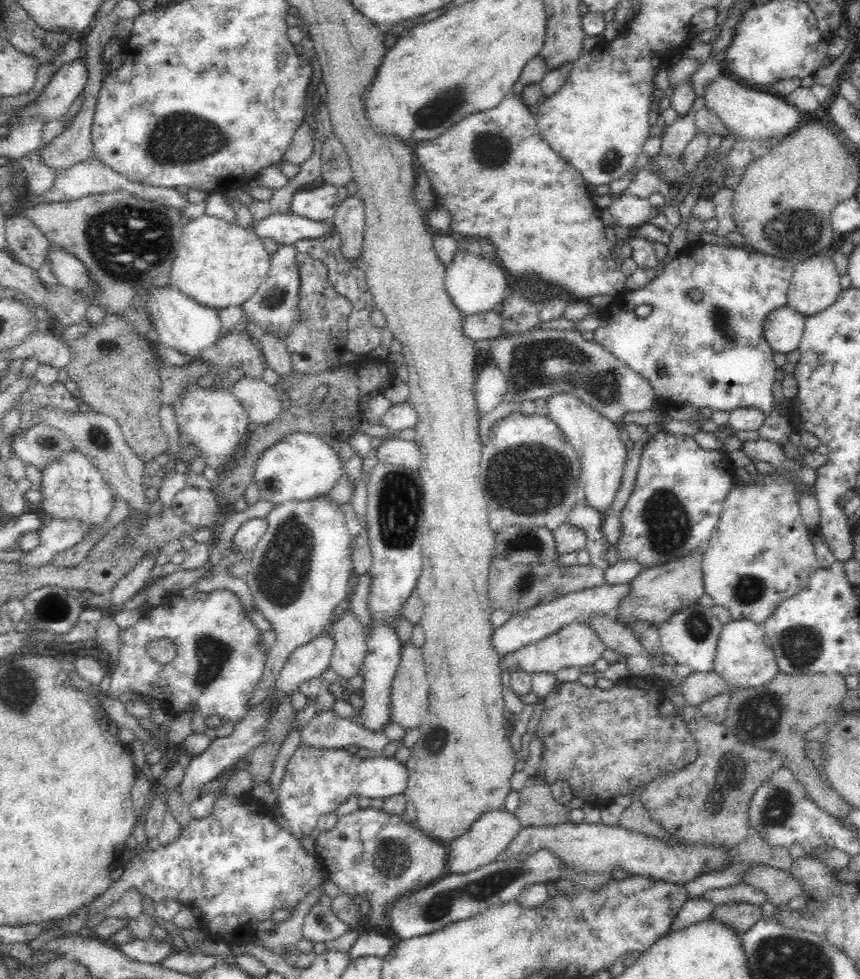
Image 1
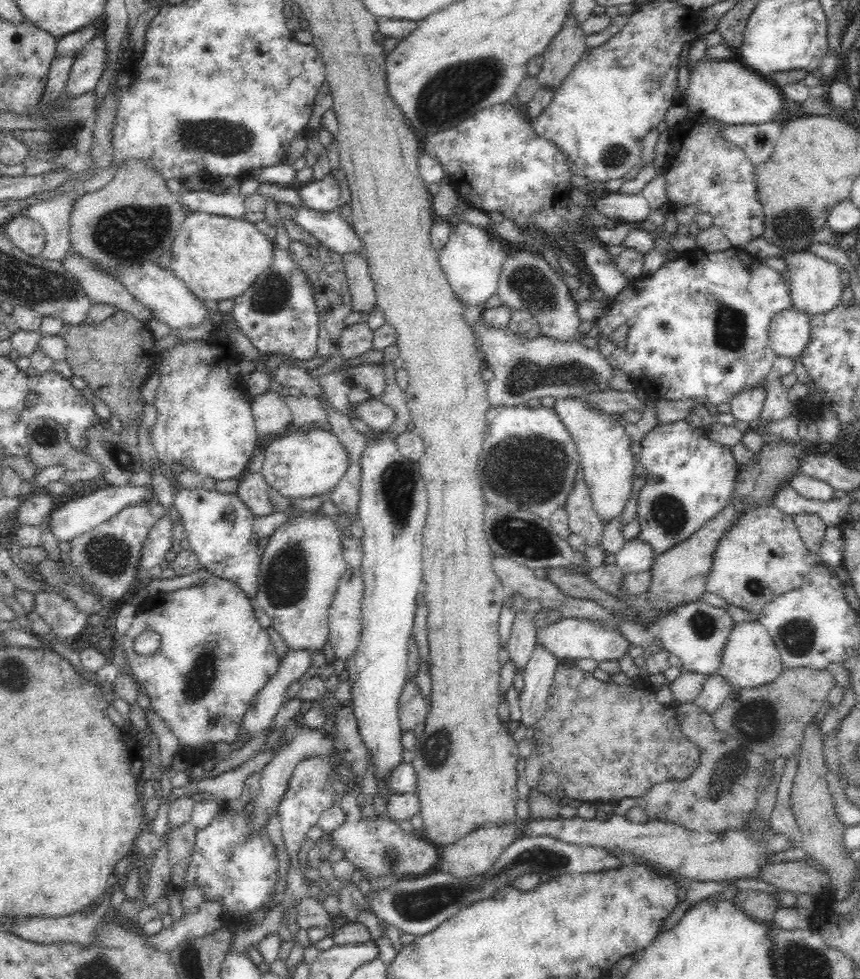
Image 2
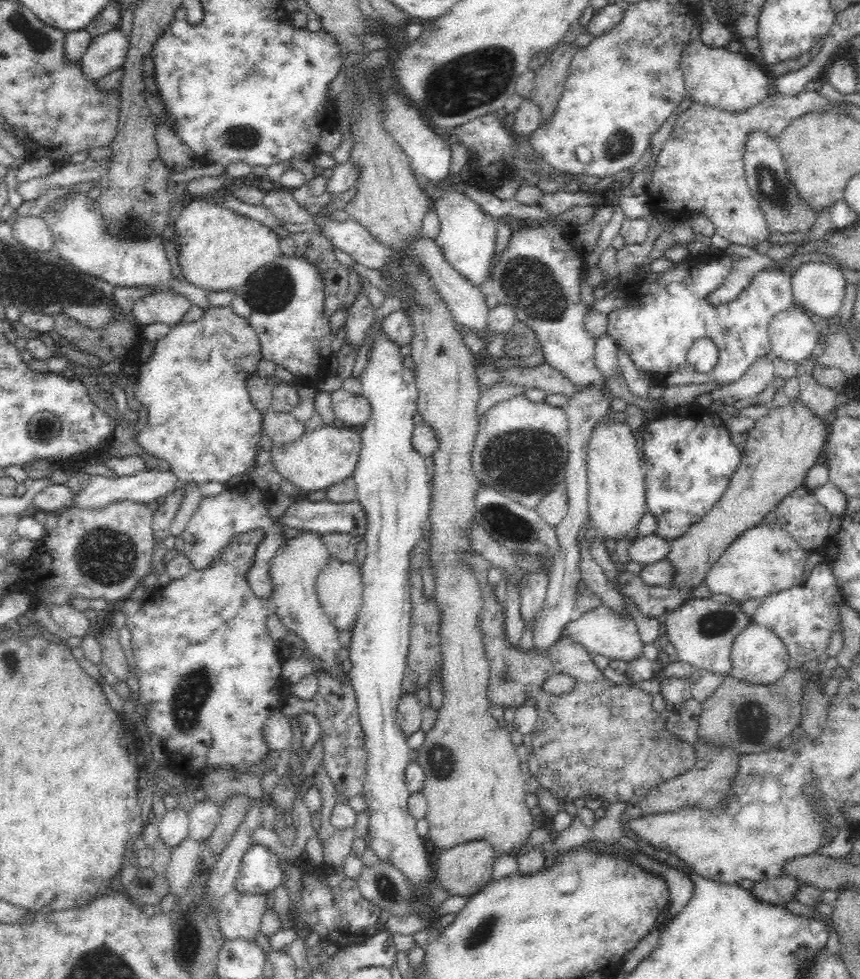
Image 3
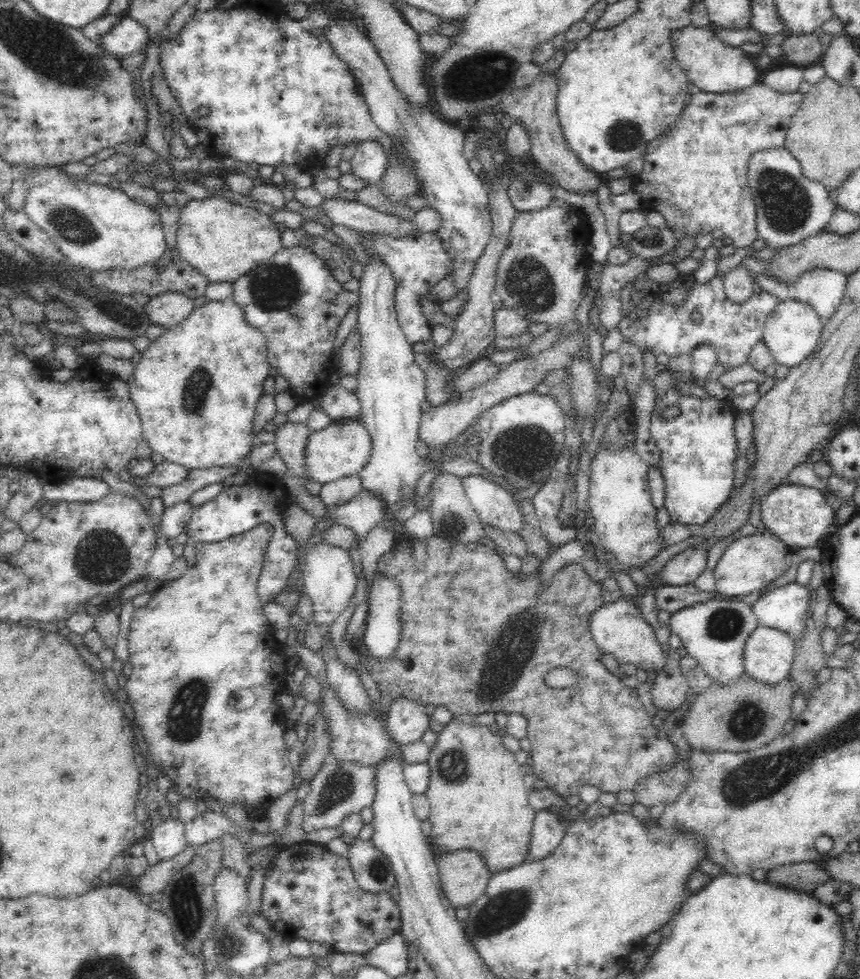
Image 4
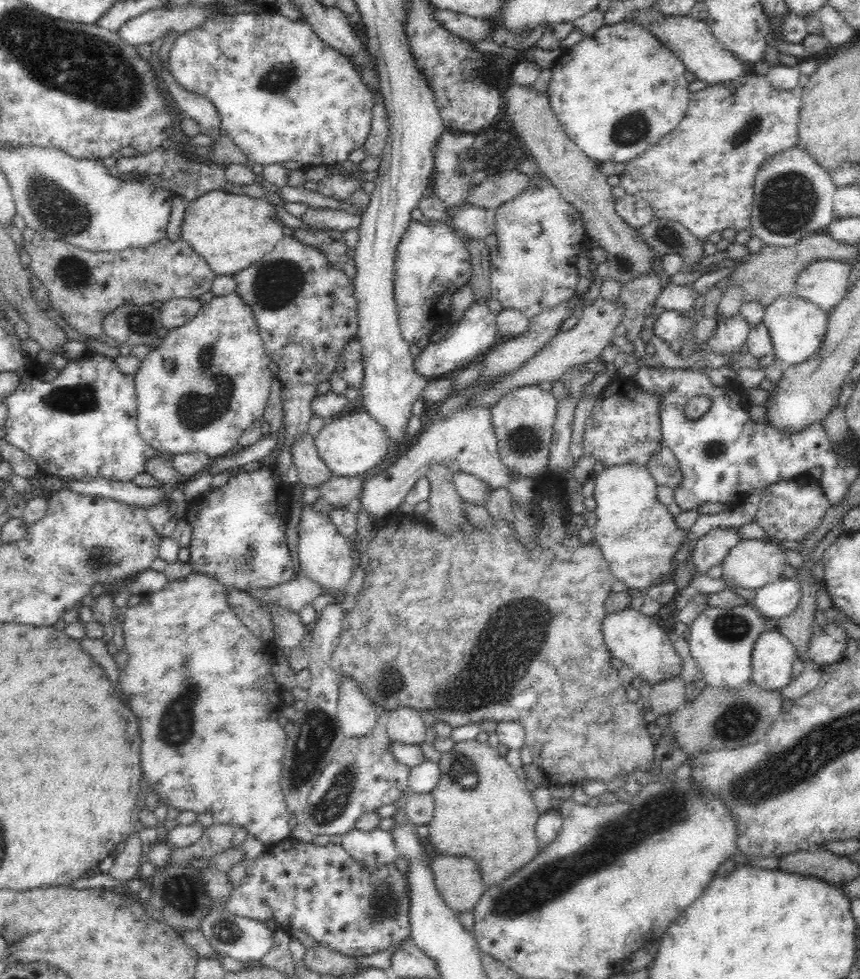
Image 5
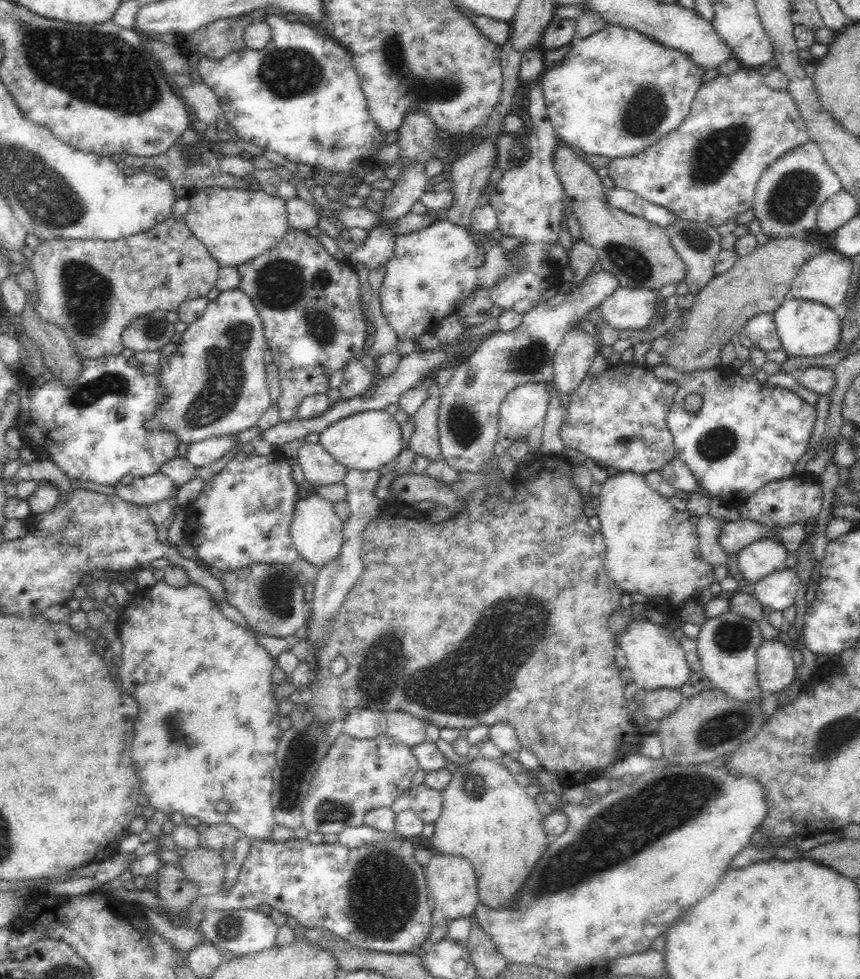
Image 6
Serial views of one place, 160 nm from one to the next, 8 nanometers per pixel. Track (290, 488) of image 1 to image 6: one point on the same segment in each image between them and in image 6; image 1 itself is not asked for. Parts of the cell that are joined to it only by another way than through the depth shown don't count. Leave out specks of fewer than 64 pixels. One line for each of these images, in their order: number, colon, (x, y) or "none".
2: (299, 465)
3: (326, 456)
4: (342, 449)
5: (353, 444)
6: (368, 440)

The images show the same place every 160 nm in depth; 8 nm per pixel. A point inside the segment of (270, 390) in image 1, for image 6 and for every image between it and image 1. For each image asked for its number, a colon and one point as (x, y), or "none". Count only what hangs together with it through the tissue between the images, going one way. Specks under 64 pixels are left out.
2: (272, 417)
3: (282, 427)
4: (291, 439)
5: (312, 470)
6: (320, 469)

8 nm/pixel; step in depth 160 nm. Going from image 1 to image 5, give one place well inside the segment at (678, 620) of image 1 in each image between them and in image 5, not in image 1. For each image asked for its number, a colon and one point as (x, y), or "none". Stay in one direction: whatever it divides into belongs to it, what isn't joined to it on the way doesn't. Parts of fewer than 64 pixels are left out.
2: (696, 632)
3: (702, 631)
4: (713, 632)
5: (721, 639)

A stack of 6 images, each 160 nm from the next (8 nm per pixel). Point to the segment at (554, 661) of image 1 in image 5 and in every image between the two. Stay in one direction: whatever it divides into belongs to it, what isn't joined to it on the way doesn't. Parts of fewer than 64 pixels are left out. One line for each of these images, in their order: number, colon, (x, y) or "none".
2: (569, 638)
3: (602, 631)
4: (618, 628)
5: (641, 642)

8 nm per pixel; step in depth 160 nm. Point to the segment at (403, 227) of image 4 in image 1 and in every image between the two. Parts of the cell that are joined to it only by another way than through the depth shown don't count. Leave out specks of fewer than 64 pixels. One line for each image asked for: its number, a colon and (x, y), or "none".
1: (540, 363)
2: (524, 368)
3: (466, 302)

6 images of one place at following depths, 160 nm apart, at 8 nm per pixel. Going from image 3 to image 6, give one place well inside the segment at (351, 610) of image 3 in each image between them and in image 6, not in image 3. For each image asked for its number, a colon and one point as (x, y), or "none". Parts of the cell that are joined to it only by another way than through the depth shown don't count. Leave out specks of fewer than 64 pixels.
4: (330, 579)
5: (325, 556)
6: (316, 531)

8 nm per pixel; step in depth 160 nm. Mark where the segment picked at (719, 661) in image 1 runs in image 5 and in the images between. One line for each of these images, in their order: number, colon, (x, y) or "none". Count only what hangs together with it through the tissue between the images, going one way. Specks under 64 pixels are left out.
2: (750, 658)
3: (757, 656)
4: (768, 653)
5: (772, 654)

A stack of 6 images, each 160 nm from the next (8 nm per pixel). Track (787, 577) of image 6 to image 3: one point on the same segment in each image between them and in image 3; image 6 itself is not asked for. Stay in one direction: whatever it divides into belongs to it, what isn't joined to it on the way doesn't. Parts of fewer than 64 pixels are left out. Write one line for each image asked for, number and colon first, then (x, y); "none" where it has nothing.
3: (804, 617)
4: (788, 609)
5: (777, 599)

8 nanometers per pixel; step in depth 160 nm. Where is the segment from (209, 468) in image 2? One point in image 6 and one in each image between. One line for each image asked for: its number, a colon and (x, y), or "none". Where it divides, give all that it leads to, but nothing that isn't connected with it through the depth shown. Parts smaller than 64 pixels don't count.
3: (201, 421)
4: (195, 387)
5: (202, 385)
6: (214, 384)

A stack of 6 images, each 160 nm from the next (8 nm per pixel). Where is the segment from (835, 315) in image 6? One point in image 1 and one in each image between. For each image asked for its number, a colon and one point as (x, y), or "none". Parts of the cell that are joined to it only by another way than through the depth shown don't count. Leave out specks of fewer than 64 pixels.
1: (783, 328)
2: (789, 331)
3: (793, 336)
4: (792, 330)
5: (797, 327)

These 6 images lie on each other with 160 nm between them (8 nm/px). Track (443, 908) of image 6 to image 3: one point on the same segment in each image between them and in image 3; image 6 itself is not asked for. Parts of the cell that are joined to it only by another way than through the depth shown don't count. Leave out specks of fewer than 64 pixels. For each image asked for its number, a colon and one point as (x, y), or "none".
3: (464, 869)
4: (463, 873)
5: (458, 878)

